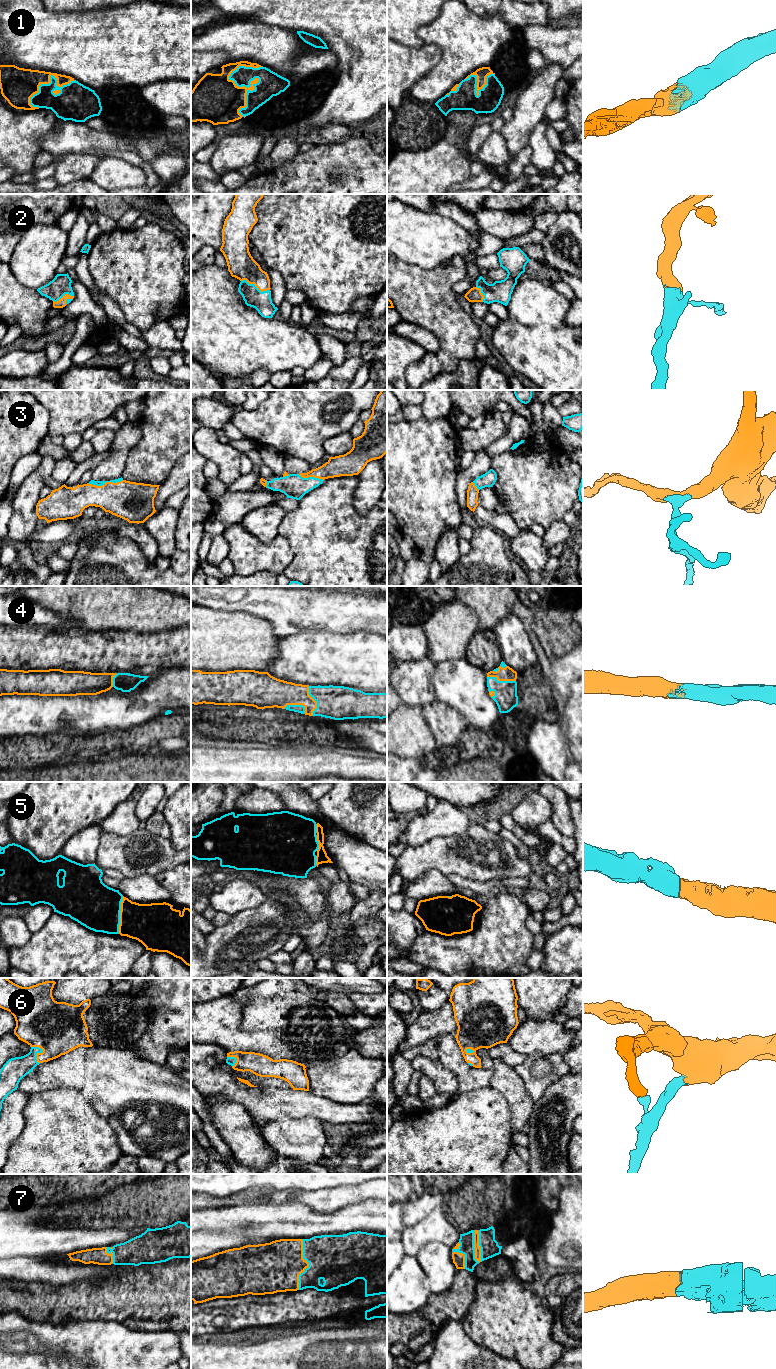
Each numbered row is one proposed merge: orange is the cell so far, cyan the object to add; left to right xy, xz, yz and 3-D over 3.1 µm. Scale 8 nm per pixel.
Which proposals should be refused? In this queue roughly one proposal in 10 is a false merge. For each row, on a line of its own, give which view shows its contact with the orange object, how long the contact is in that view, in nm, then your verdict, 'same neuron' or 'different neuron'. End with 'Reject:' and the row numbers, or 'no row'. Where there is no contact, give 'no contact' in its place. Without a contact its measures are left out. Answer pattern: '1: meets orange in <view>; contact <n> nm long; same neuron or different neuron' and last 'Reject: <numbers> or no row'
1: meets orange in xz; contact 440 nm long; same neuron
2: meets orange in xz; contact 240 nm long; same neuron
3: meets orange in xy; contact 280 nm long; same neuron
4: meets orange in xz; contact 240 nm long; same neuron
5: meets orange in xy; contact 300 nm long; same neuron
6: meets orange in xy; contact 160 nm long; same neuron
7: meets orange in yz; contact 260 nm long; same neuron
Reject: no row

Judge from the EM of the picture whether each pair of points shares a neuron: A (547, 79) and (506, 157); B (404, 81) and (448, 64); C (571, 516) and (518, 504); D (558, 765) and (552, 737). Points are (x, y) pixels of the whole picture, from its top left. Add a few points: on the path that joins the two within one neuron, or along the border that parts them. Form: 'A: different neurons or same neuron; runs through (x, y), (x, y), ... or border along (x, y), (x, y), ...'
A: different neurons; border along (500, 131), (508, 151), (514, 156)
B: different neurons; border along (440, 52), (438, 62), (411, 89)
C: different neurons; border along (571, 509), (562, 518)
D: same neuron; runs through (552, 758), (552, 744)

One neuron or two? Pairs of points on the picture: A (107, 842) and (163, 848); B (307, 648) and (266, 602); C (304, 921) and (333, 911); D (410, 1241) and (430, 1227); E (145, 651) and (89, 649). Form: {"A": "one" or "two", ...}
{"A": "one", "B": "two", "C": "one", "D": "one", "E": "one"}

